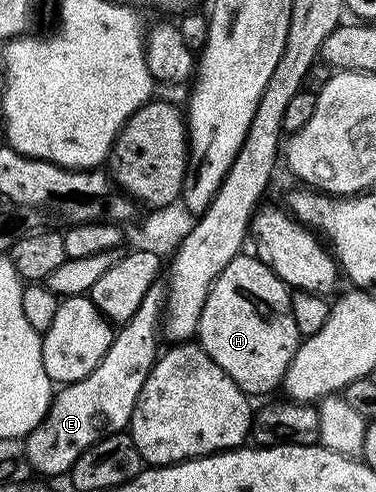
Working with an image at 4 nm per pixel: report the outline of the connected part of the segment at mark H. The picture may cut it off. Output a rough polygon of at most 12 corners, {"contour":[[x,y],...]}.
{"contour":[[240,253],[213,281],[197,342],[249,397],[301,342],[292,292]]}

